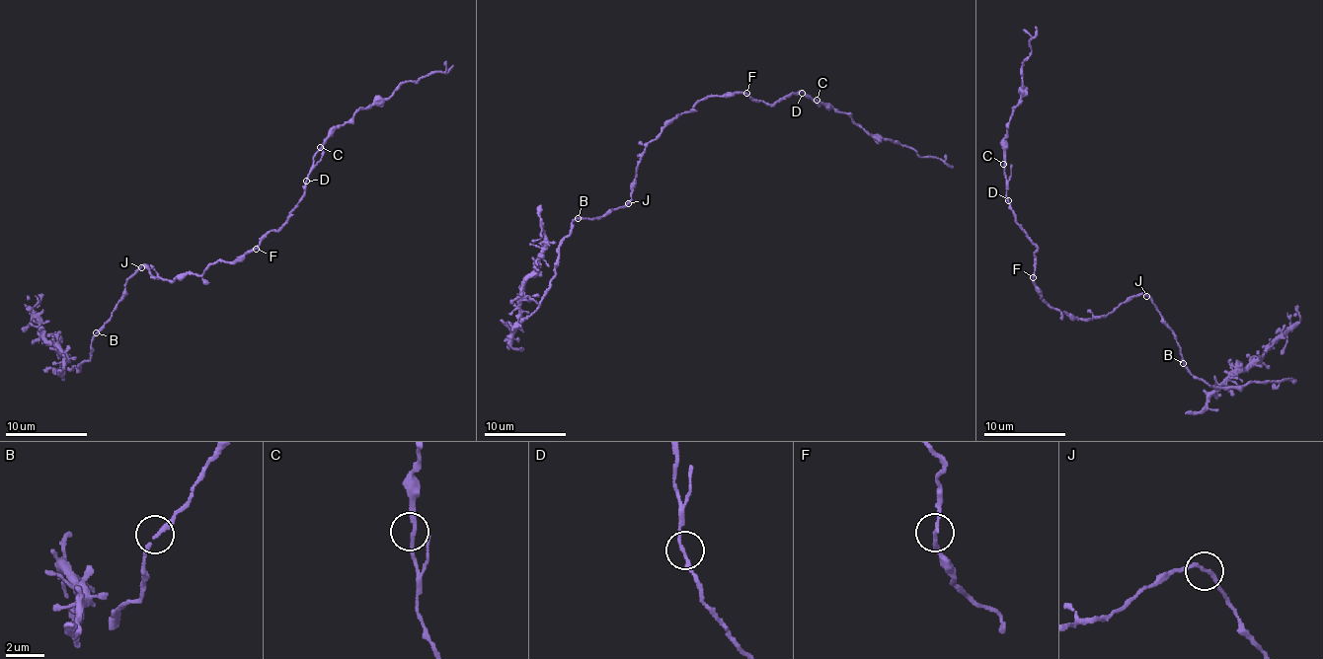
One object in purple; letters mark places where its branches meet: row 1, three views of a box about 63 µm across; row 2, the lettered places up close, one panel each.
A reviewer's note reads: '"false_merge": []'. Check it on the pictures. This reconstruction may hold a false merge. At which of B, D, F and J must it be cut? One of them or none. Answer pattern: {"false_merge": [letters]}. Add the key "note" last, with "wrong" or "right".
{"false_merge": ["D"], "note": "wrong"}

